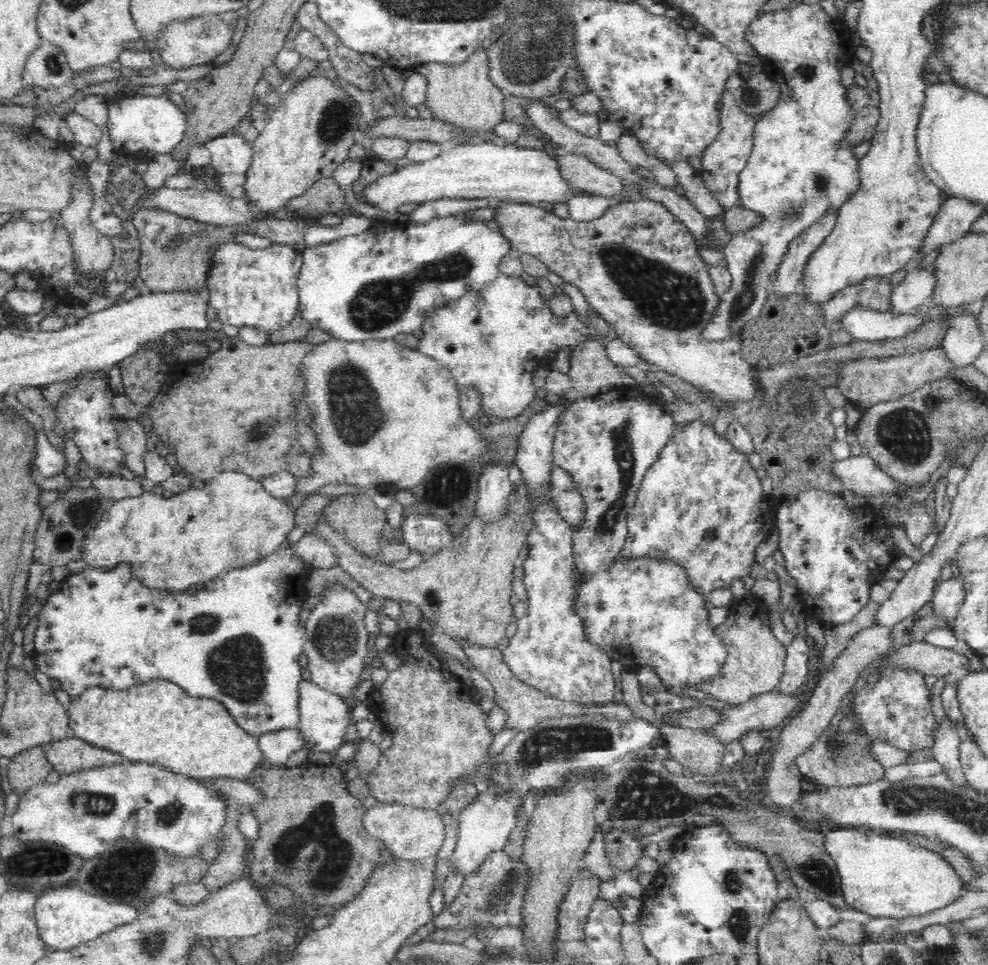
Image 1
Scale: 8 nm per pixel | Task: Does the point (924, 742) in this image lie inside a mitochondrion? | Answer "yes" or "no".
no

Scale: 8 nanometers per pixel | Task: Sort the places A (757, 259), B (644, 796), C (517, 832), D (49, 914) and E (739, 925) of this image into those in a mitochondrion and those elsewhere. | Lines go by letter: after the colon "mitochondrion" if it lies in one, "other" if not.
A: mitochondrion
B: mitochondrion
C: other
D: other
E: mitochondrion

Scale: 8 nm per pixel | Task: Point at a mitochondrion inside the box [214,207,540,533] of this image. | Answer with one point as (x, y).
(378, 305)

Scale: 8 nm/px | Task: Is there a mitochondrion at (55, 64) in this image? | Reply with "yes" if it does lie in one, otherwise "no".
yes

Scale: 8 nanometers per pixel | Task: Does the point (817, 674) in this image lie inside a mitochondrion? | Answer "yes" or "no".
no

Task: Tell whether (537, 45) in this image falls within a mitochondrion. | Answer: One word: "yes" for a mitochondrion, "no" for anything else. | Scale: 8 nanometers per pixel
yes

